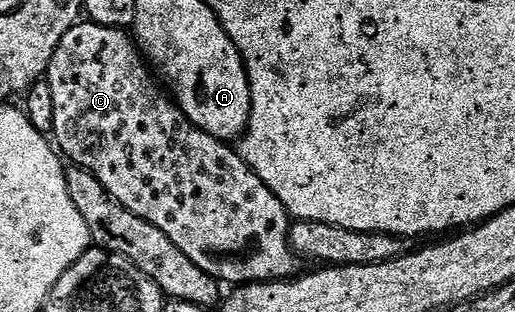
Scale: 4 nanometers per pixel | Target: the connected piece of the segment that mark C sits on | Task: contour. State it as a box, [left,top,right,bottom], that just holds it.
[44,22,300,286]

